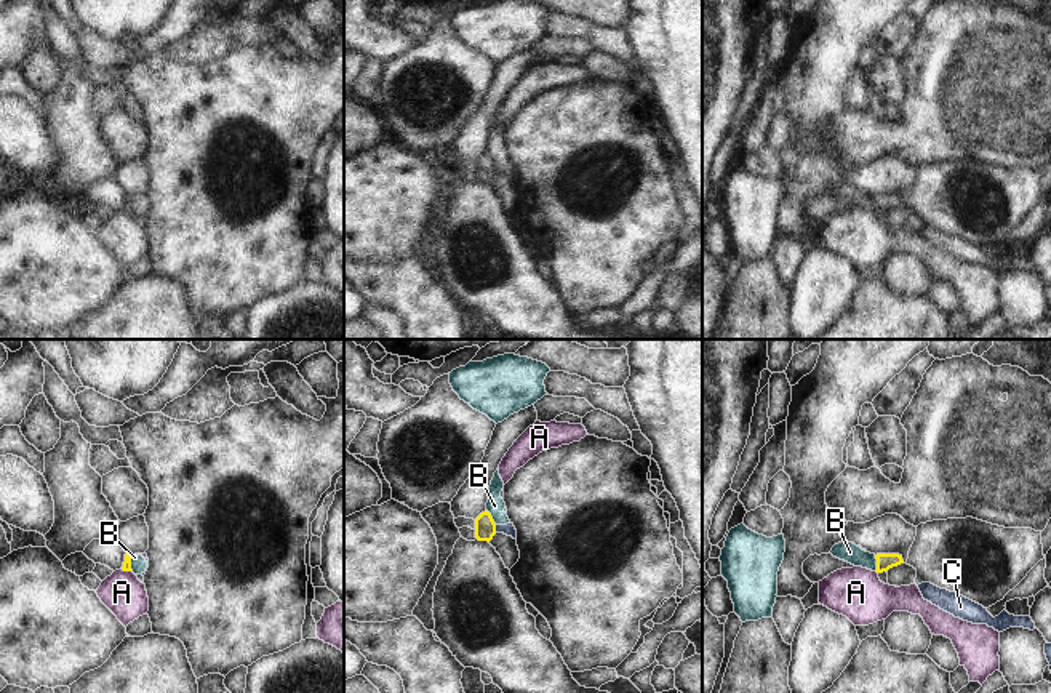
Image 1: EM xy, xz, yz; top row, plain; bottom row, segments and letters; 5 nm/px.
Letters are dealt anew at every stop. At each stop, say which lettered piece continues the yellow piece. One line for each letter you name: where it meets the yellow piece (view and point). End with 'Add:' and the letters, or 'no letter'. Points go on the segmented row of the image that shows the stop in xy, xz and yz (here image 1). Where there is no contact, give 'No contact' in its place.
Add: no letter

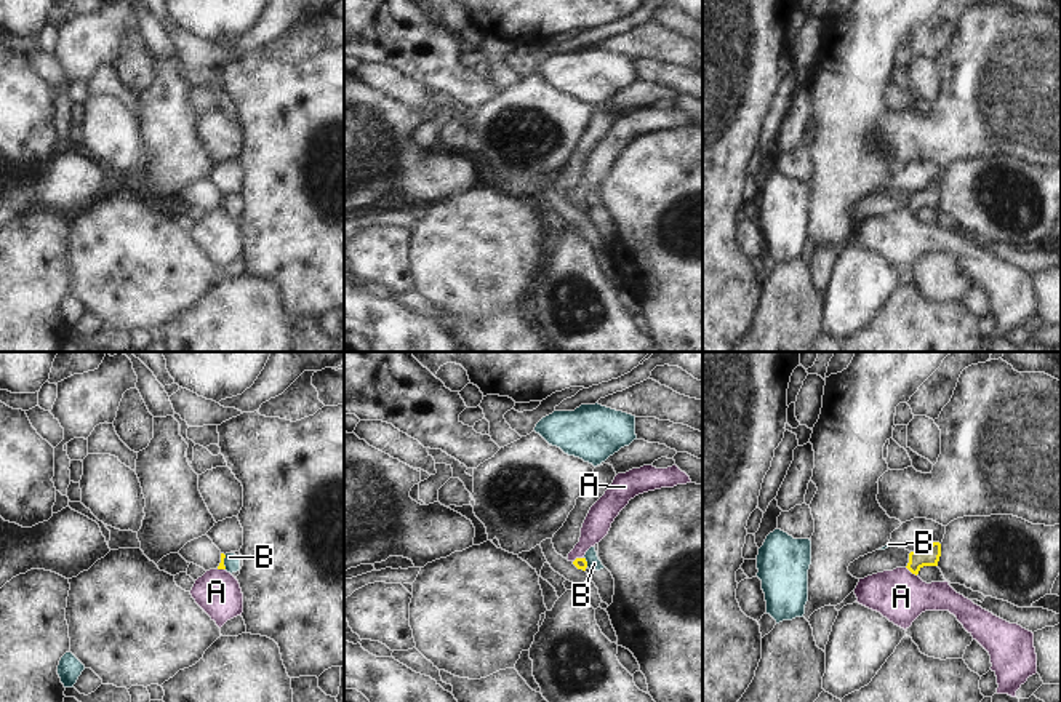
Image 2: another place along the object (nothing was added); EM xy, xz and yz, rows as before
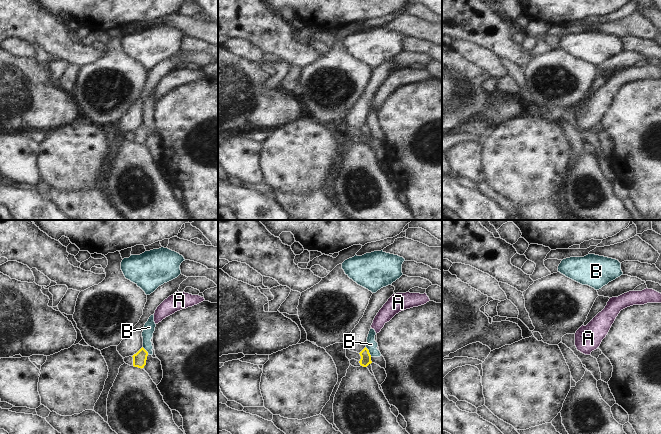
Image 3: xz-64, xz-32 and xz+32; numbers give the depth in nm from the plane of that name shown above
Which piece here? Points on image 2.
Add: no letter

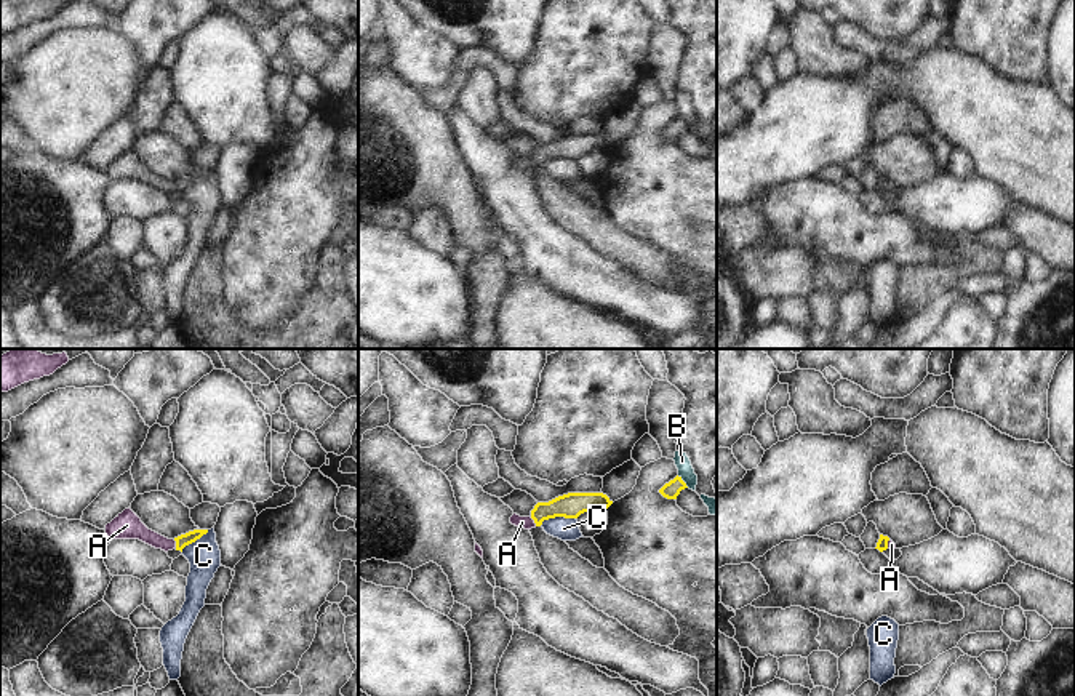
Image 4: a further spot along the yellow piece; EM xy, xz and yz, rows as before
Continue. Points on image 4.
A: Touches yellow at xy (176, 544)
Add: A

